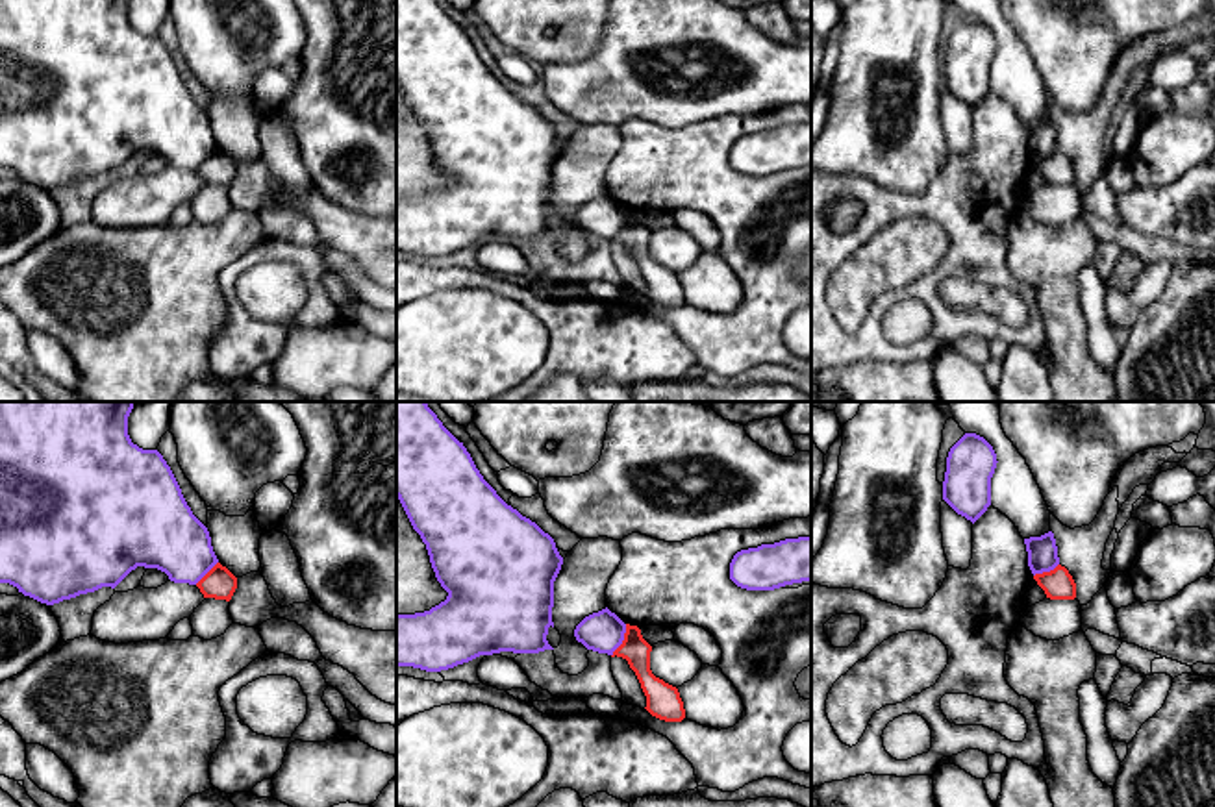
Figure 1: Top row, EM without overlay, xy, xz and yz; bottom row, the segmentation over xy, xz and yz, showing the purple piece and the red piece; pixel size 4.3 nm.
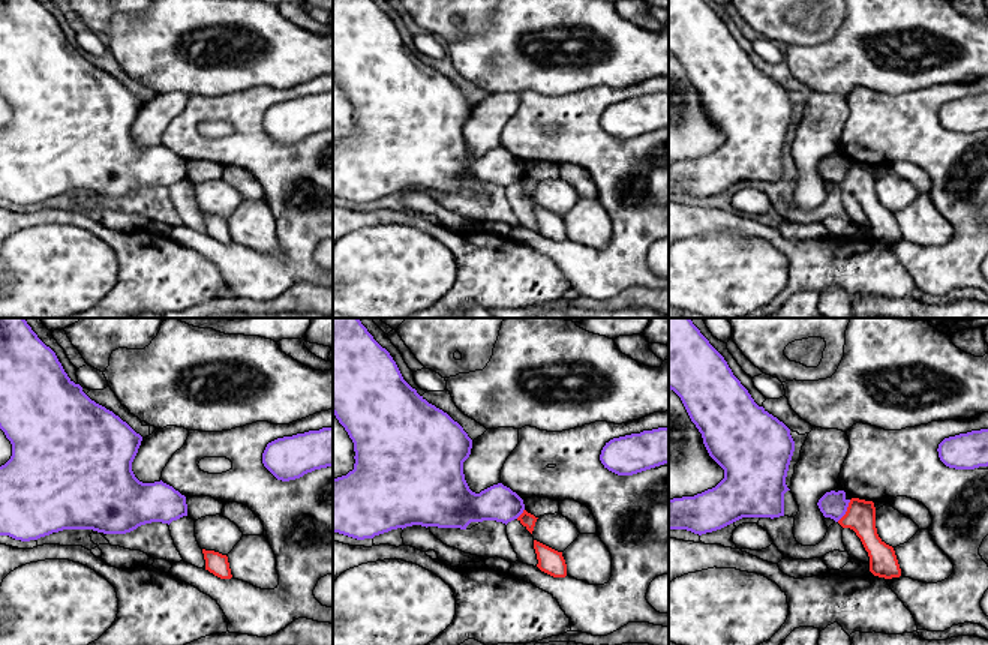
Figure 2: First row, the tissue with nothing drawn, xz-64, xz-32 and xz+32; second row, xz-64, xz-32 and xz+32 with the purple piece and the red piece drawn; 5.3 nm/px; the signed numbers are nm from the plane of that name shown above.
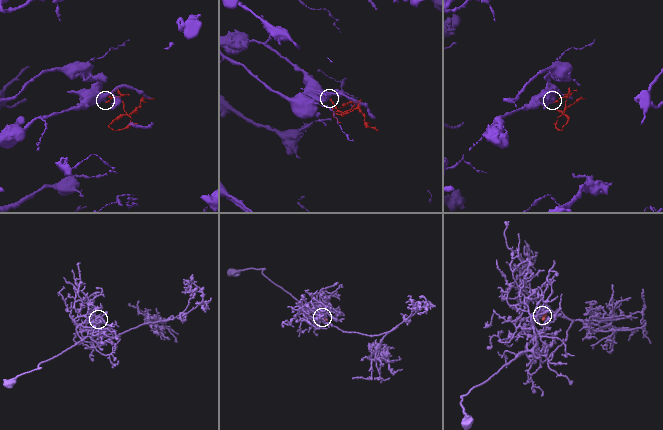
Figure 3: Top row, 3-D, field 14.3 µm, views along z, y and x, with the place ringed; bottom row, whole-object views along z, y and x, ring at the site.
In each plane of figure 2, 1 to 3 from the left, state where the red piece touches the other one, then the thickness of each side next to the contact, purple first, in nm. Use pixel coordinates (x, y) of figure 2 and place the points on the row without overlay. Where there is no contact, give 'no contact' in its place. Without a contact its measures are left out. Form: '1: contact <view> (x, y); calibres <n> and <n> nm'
1: no contact
2: contact xz-32 (520, 177); calibres 190 and 80 nm
3: contact xz+32 (846, 174); calibres 150 and 160 nm

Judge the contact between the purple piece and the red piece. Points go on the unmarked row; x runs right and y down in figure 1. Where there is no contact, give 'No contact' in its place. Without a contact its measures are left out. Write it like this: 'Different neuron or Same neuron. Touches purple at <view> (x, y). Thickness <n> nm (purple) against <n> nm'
Different neuron. Touches purple at xz (623, 224). Thickness 180 nm (purple) against 120 nm

